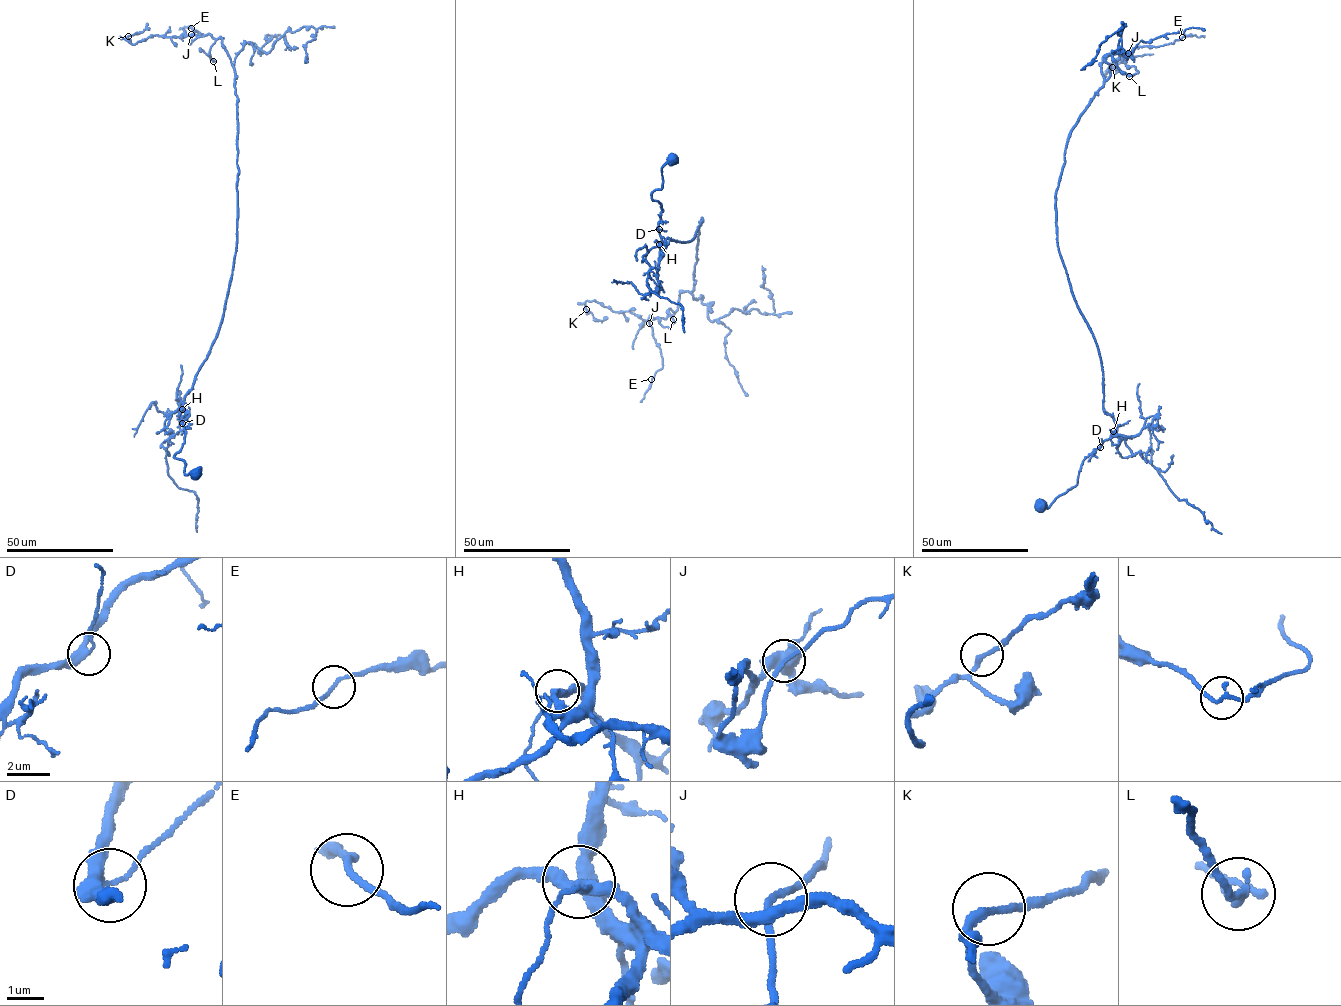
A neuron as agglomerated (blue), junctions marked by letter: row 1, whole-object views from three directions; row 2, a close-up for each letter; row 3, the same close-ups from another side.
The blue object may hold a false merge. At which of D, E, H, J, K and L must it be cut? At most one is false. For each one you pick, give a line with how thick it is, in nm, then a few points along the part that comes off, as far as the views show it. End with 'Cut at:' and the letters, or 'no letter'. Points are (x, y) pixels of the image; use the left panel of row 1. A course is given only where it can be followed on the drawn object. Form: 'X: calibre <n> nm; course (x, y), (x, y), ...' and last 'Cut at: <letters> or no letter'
Cut at: no letter

